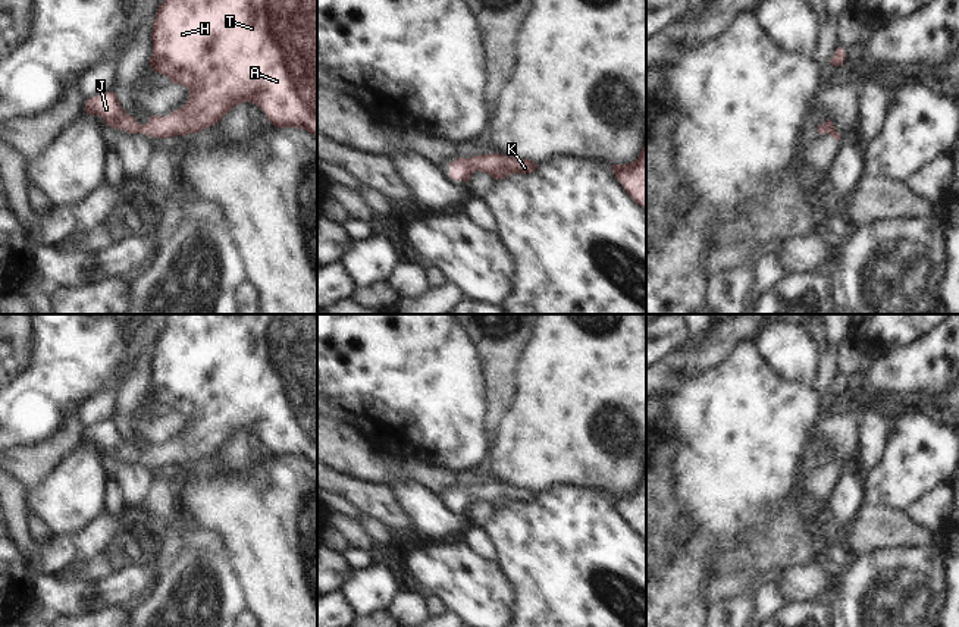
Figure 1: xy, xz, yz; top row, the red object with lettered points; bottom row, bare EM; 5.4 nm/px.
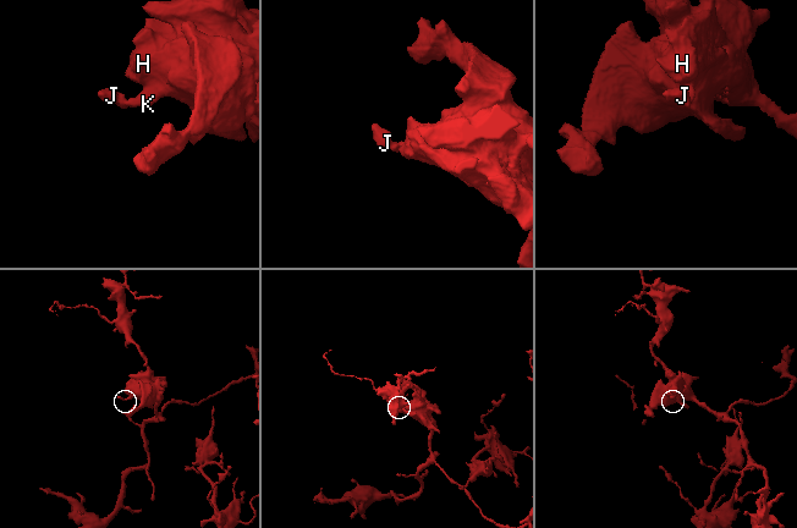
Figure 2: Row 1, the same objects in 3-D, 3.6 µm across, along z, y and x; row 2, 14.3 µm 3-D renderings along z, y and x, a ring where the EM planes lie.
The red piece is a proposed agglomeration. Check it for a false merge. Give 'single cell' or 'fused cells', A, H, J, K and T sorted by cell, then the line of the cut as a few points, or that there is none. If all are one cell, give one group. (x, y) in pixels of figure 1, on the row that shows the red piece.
single cell; A H J K T; no cut

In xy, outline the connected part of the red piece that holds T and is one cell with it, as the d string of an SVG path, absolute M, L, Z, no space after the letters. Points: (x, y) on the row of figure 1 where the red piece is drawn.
M164 0L153 22L150 66L189 90L188 101L169 116L151 116L145 125L128 115L113 91L91 97L85 113L101 116L128 134L169 138L214 126L235 106L257 104L276 128L301 128L317 137L317 0Z

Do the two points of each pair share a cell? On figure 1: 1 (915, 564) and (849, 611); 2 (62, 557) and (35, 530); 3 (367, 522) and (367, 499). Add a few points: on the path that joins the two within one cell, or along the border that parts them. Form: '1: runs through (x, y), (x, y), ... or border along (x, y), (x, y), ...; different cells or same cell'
1: runs through (896, 566), (890, 570), (877, 570), (861, 592); same cell
2: border along (55, 535), (38, 546); different cells
3: border along (362, 511), (376, 517), (385, 526); different cells

